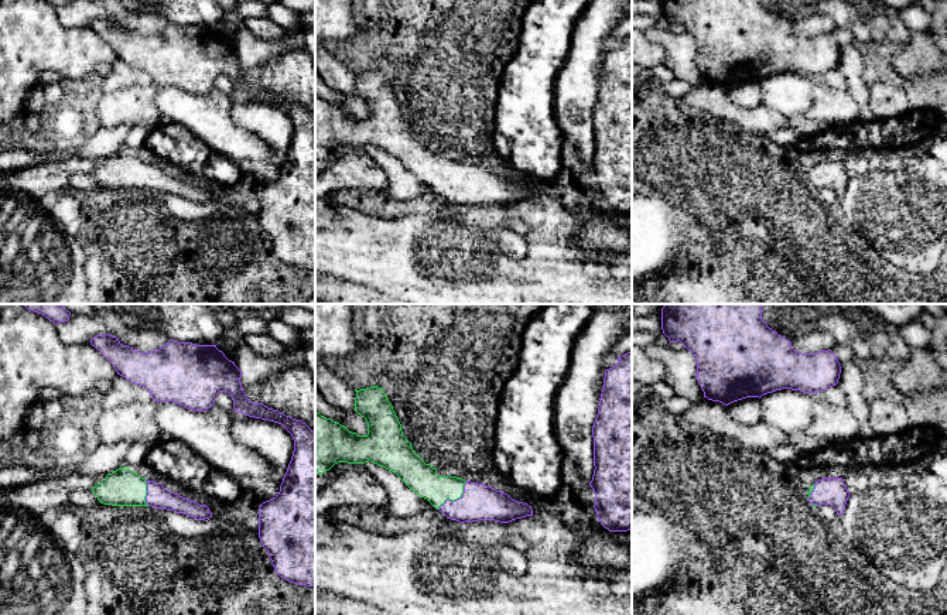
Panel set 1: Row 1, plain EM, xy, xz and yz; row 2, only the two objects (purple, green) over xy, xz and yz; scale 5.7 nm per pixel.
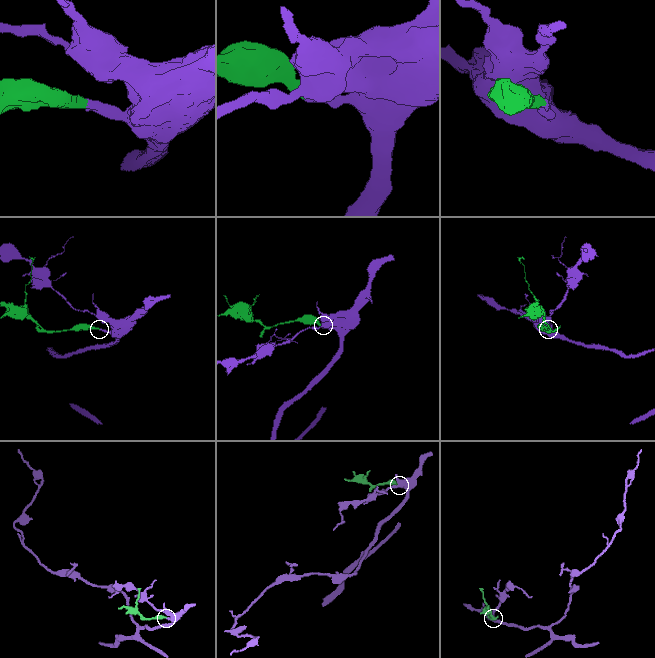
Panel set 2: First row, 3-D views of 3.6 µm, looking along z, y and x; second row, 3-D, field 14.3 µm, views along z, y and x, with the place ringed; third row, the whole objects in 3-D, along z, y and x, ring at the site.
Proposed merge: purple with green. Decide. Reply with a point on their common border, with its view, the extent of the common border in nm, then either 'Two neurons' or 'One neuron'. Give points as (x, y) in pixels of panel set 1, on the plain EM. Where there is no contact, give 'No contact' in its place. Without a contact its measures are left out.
Touches purple at xz (457, 183). Shared border 240 nm. One neuron

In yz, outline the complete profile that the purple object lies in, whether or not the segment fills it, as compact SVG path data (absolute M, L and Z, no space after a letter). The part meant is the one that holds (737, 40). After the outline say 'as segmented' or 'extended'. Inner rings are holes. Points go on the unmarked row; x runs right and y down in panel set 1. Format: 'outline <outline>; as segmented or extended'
outline M661 0L661 13L694 37L704 81L725 89L782 72L817 76L840 62L831 33L797 35L762 0Z; as segmented

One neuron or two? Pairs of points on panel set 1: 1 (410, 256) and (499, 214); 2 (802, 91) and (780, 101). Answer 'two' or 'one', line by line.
1: one
2: one

